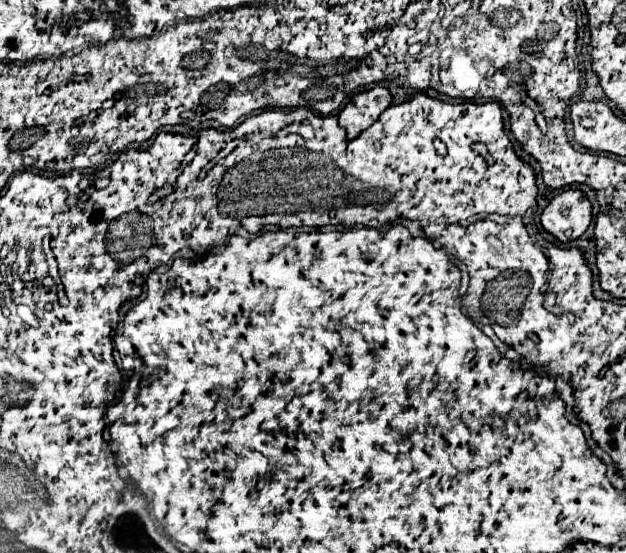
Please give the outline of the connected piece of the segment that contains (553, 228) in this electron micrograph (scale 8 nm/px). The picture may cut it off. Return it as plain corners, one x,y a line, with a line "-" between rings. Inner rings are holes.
564,191
544,209
540,223
560,243
578,239
592,221
592,205
582,191

